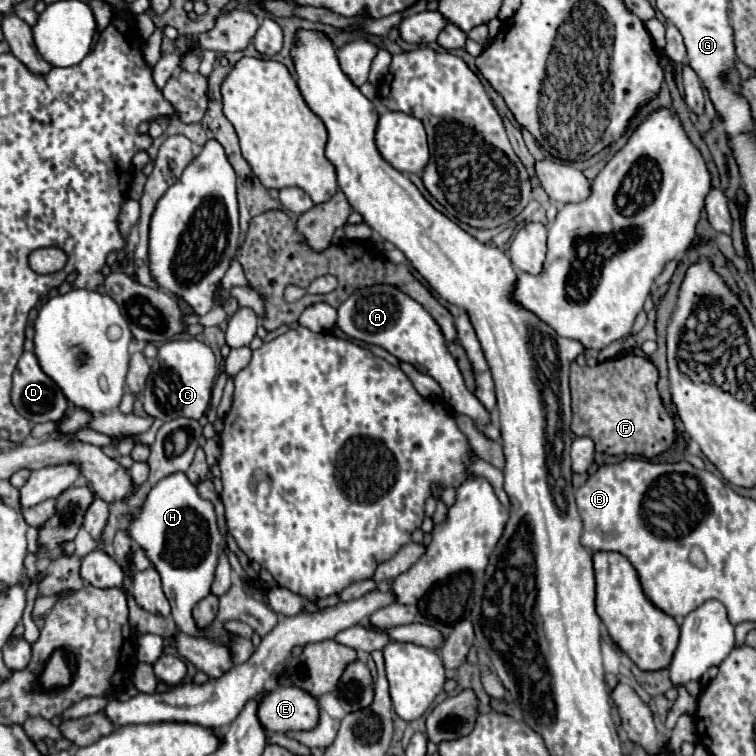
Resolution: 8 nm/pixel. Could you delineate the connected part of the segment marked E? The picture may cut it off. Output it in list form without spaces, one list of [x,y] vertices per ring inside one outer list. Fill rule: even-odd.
[[[275,684],[259,706],[259,720],[267,730],[299,732],[319,722],[317,698],[291,684]]]

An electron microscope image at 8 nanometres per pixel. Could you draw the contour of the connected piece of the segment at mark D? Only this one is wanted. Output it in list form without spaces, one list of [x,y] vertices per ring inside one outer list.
[[[23,352],[23,356],[19,358],[17,370],[13,374],[11,400],[13,400],[13,406],[17,408],[17,412],[21,416],[25,416],[31,424],[57,422],[69,406],[69,400],[63,396],[63,392],[59,392],[59,386],[39,368],[39,362],[35,360],[33,352]]]

